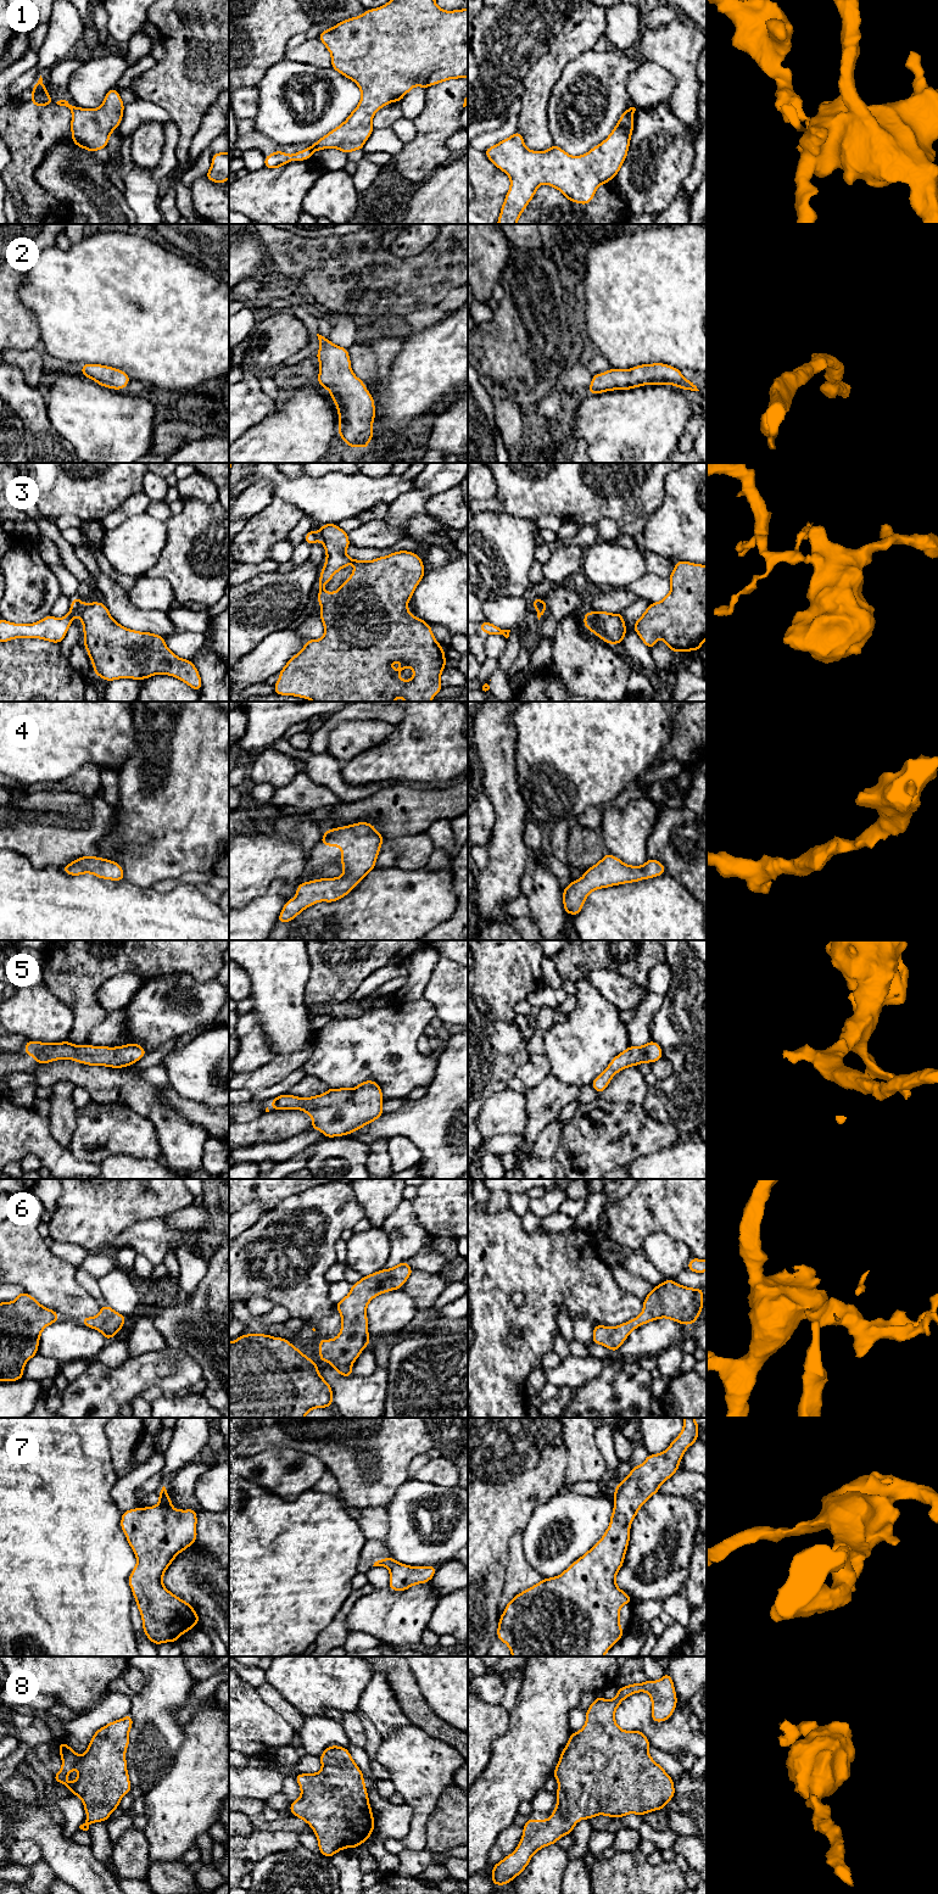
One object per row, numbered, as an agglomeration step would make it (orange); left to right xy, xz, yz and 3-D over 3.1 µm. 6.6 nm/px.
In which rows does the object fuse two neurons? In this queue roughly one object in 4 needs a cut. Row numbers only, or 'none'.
1, 3

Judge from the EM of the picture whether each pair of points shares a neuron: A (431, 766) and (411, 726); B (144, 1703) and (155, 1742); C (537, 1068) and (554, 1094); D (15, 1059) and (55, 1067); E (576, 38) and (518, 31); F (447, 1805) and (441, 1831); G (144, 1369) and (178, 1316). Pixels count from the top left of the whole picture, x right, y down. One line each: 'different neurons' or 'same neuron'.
A: same neuron
B: same neuron
C: different neurons
D: different neurons
E: different neurons
F: same neuron
G: different neurons

